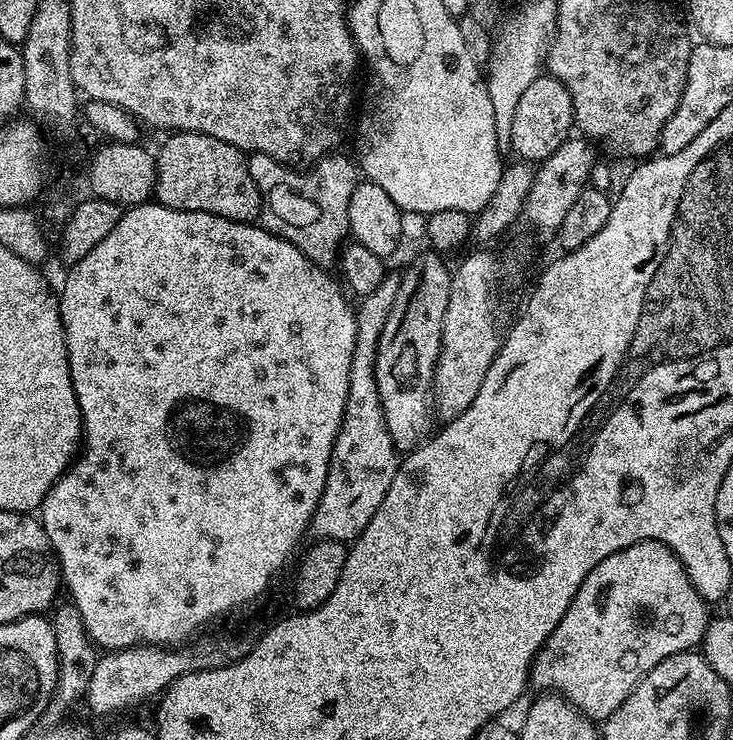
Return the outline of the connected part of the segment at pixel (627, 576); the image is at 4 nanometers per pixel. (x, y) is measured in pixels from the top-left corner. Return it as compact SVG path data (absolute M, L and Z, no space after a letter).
M643 540L634 546L626 546L626 550L618 550L614 554L610 554L610 558L602 558L602 562L598 562L598 566L594 566L594 570L590 570L590 574L586 574L582 586L578 586L578 594L574 594L574 602L570 602L566 614L562 614L558 626L550 634L550 638L546 638L546 642L538 650L535 660L532 661L531 687L533 689L535 687L540 688L536 690L547 690L549 693L559 694L565 700L570 700L572 705L579 712L584 713L589 720L603 722L608 719L610 714L614 714L614 710L618 710L618 706L622 706L622 702L626 702L626 698L632 693L636 683L647 672L654 670L654 666L658 666L658 662L662 662L679 652L695 649L703 641L710 619L708 608L709 605L698 594L696 585L689 578L688 572L684 568L684 563L665 544L657 540Z

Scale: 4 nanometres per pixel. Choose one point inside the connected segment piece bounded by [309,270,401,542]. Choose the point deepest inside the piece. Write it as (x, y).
(363, 462)

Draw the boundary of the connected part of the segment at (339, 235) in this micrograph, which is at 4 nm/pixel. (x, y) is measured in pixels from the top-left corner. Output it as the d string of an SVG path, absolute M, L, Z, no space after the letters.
M251 153L248 156L248 169L260 191L259 223L267 232L273 232L278 238L298 246L308 260L313 260L321 268L328 270L337 263L342 251L342 245L349 239L348 207L350 194L355 190L358 177L358 168L351 159L341 154L323 156L307 170L297 170L287 164L279 164L274 158L266 154Z

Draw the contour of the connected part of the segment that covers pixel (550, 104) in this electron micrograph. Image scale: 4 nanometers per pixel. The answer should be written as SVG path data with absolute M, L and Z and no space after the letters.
M550 74L540 75L523 91L515 107L514 122L511 123L512 151L521 161L545 160L558 150L558 146L562 146L564 140L569 139L571 132L568 131L573 131L573 128L570 90L566 90L566 86Z

